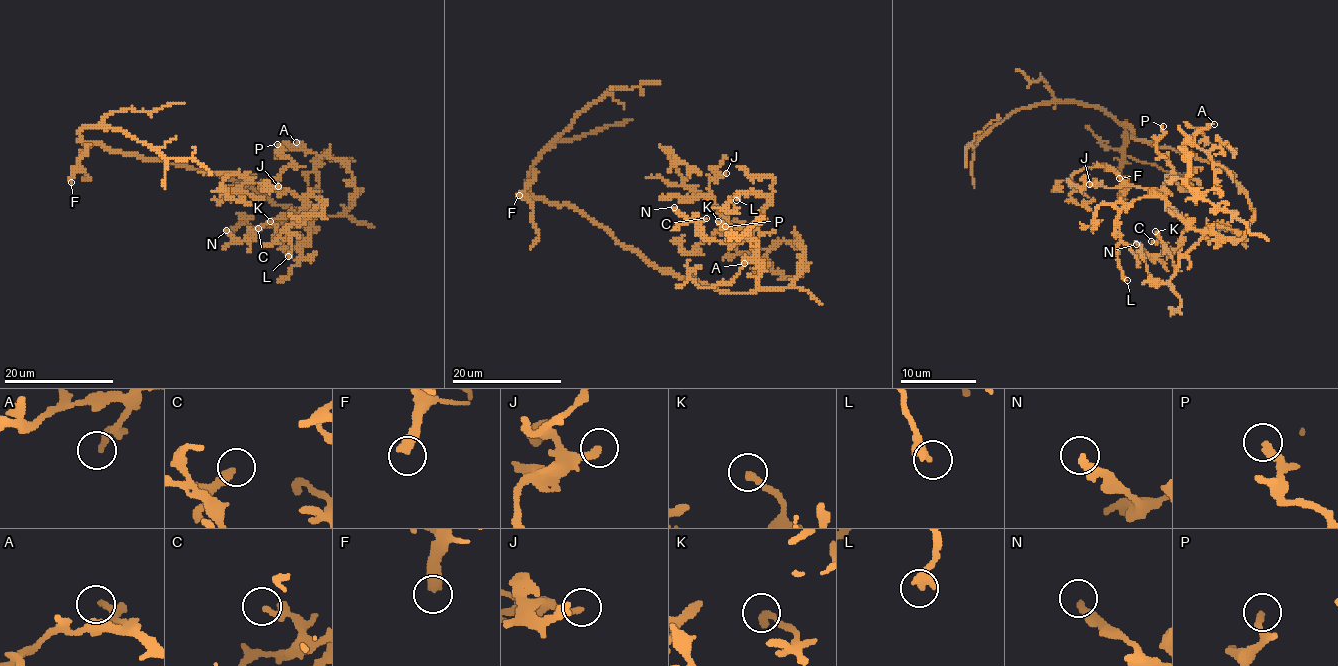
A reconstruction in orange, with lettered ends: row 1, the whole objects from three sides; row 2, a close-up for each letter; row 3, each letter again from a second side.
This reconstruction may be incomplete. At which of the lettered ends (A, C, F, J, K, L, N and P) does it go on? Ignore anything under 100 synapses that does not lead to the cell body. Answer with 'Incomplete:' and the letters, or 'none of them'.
Incomplete: F

